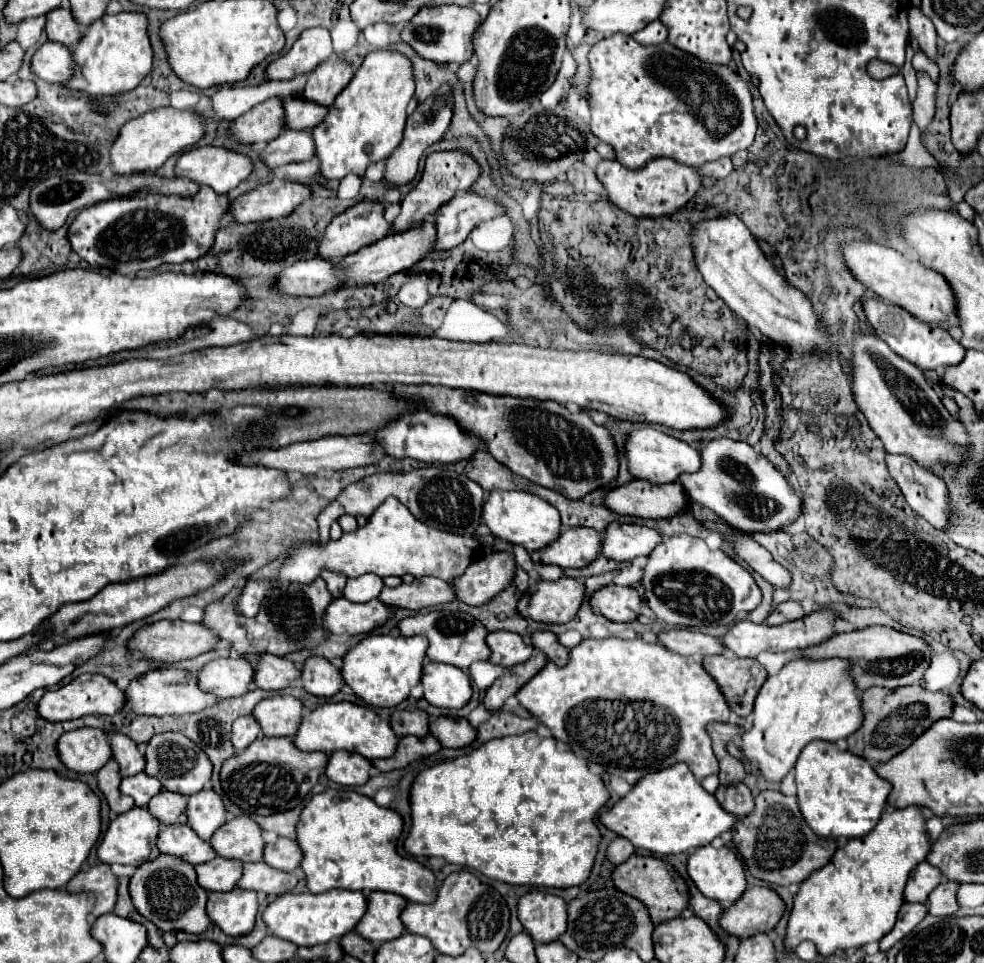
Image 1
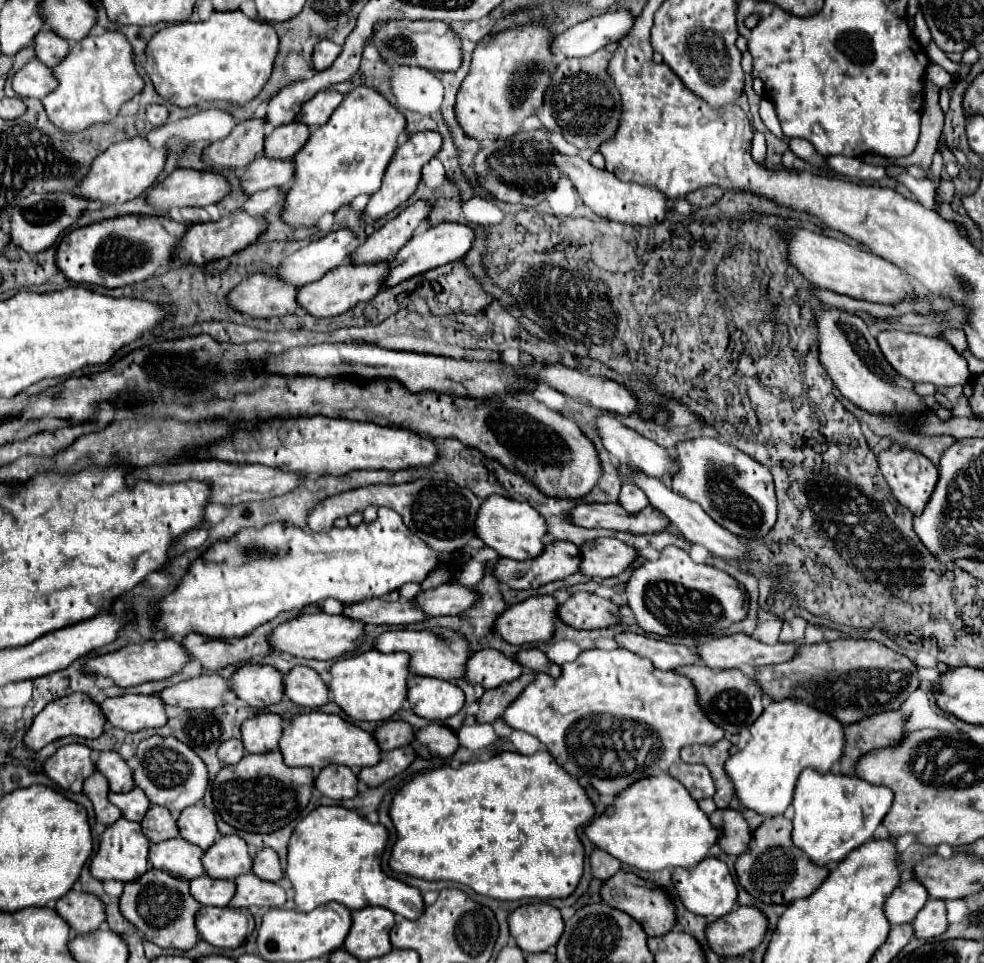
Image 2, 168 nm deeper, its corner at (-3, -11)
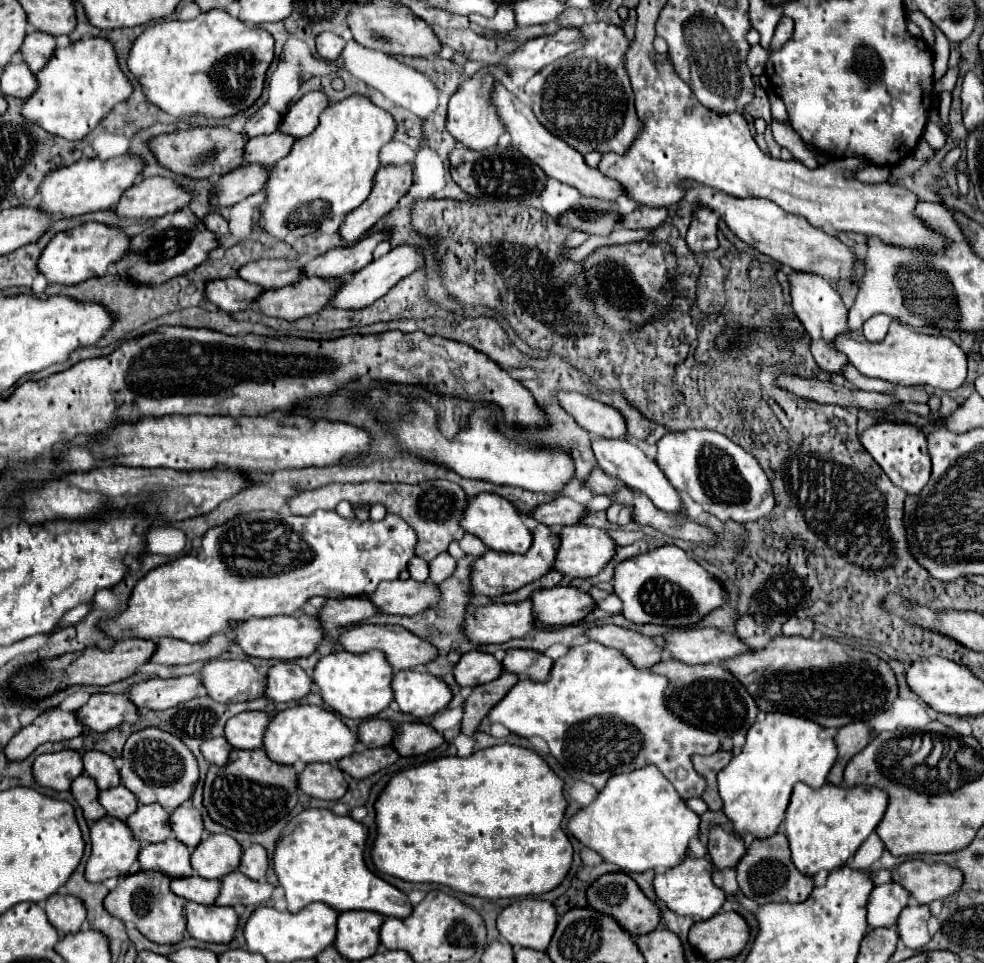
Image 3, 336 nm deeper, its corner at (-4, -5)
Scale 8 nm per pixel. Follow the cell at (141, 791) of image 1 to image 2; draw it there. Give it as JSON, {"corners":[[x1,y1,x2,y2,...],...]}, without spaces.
{"corners":[[137,786,131,792,109,792,109,800,123,812,123,818,133,820,133,822,141,822,143,814,147,814,147,808,151,806,147,794,143,794,143,790,139,790]]}

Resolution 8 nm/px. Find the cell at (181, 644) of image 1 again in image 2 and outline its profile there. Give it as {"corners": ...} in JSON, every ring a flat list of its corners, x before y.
{"corners":[[167,638,167,640,147,640,141,644,129,644,121,650,91,658,85,664,85,672,109,676,115,680,117,686,129,688,129,686,137,686,143,682,151,682,151,680,165,680,177,674,189,662,193,662,193,658,187,654,187,650,183,650,183,644,175,642,173,638]]}

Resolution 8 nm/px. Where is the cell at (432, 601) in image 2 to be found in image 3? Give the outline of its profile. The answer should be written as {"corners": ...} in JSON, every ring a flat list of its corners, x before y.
{"corners":[[412,578,408,580,392,580,380,584,376,592,372,592,370,602,376,604,376,608,382,614,398,614,398,616,414,616,430,604,438,600,438,588,430,580,416,582]]}

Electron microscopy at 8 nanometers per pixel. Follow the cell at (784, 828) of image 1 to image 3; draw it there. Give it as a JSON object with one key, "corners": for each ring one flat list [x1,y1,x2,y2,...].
{"corners":[[774,834,768,840,754,840,742,860,736,866,736,880,740,886,740,892,756,902,756,904,768,904,768,902,804,902,804,898,810,896,814,882,810,876,800,874,792,860,790,860,790,848,784,834]]}

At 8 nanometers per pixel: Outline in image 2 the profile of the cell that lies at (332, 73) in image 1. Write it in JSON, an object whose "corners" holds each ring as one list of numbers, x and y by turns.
{"corners":[[333,88,321,90,309,102,303,104,301,112,297,114,297,120,305,122,311,128,317,128,317,126,327,122,327,118,339,108,341,102,343,102,343,94,341,92,337,92]]}

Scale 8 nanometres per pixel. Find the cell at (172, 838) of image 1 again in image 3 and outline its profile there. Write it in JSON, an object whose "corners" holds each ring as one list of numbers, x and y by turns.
{"corners":[[174,838,142,846,138,852,138,864,140,870,164,872,170,878,186,878,194,874,194,868,190,866,190,850]]}

